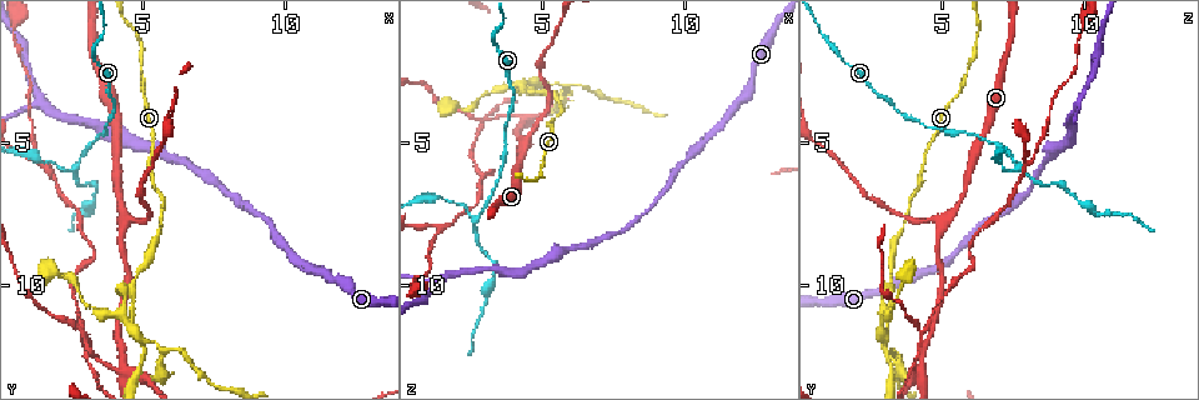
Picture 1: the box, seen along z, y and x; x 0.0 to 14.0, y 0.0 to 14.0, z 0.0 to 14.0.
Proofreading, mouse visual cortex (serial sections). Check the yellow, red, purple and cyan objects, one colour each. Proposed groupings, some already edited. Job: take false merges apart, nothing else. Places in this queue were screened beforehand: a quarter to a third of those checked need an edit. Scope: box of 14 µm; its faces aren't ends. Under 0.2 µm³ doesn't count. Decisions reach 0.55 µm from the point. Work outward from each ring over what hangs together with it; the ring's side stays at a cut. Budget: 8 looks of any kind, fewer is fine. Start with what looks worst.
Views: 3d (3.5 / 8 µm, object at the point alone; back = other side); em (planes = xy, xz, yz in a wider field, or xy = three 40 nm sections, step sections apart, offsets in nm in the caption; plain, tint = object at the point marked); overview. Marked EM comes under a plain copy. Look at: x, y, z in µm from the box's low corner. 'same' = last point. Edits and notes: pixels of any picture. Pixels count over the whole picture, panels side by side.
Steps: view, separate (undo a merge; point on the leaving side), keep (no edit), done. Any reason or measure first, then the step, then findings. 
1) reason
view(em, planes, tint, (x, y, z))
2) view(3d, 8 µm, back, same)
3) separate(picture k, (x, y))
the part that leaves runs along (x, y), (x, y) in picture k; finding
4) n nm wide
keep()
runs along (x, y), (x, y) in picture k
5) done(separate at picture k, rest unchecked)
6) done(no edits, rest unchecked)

abrupt turn
view(3d, 3.5 µm, (4.6, 10.0, 3.3))

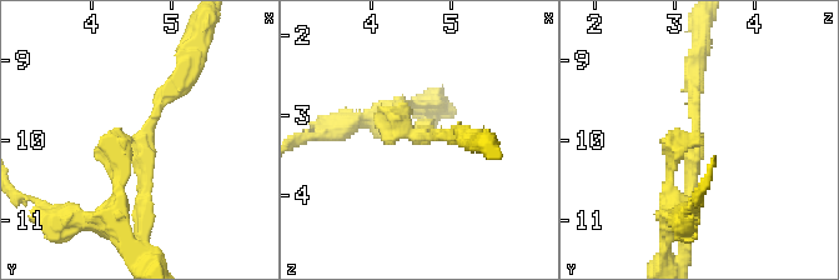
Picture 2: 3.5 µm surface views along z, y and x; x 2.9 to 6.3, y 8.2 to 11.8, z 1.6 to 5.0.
3 arms; arms of 150, 150, 250 nm; shape alone is not enough
view(em, xy, step 1, tint, (4.65, 10.00, 3.25))

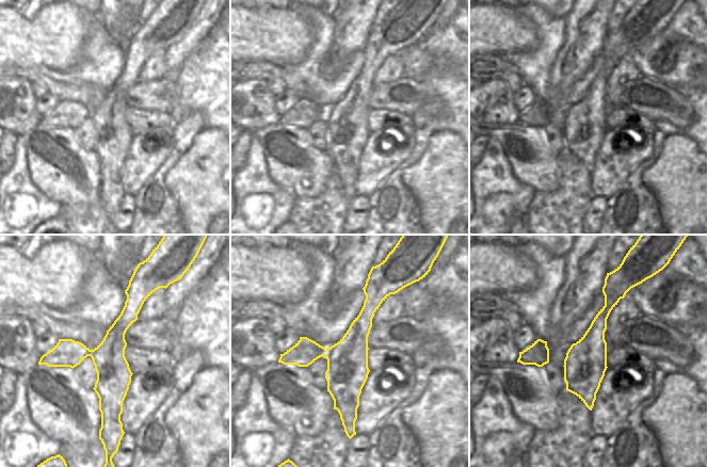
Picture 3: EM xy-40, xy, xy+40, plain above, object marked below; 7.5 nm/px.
separate(picture 2, (111, 171))
the part that leaves runs along (126, 140), (119, 205), (80, 221) in picture 2; a second cell is stuck on

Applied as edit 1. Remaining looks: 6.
see it whole again
view(overview)

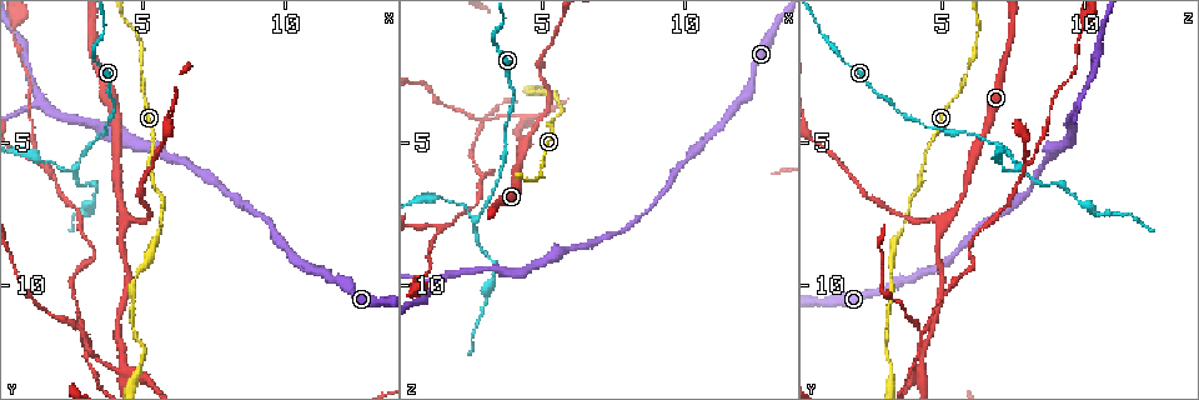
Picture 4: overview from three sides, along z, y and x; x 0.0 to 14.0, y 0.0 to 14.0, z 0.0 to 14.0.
three-way junction
view(3d, 3.5 µm, back, (1.4, 3.6, 9.8))

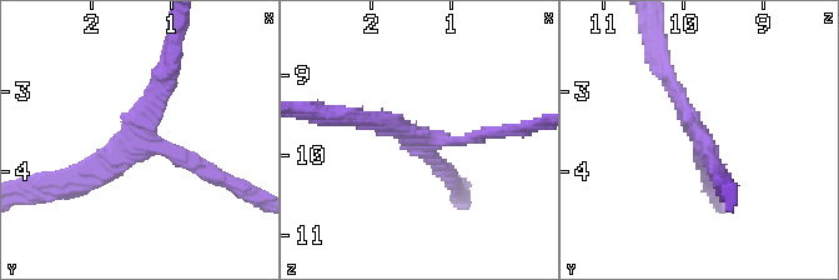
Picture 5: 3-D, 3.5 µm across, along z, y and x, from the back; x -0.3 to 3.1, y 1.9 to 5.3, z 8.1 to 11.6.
3 arms; arms of 150, 200, 250 nm
view(em, planes, tint, (1.45, 3.60, 9.70))

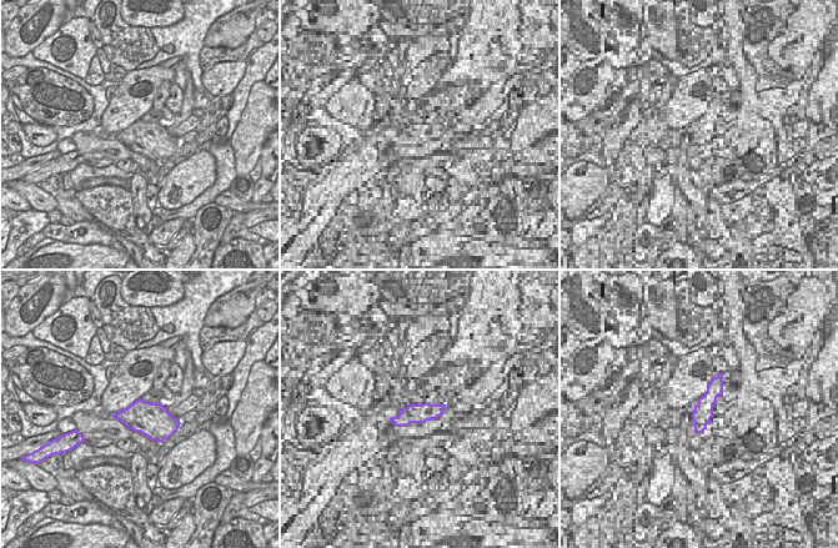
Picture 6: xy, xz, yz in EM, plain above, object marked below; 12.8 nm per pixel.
440 nm wide
keep()
runs along (65, 180), (107, 169), (165, 76) in picture 5; one cell here

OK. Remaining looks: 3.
done(separate at picture 2, rest unchecked)

